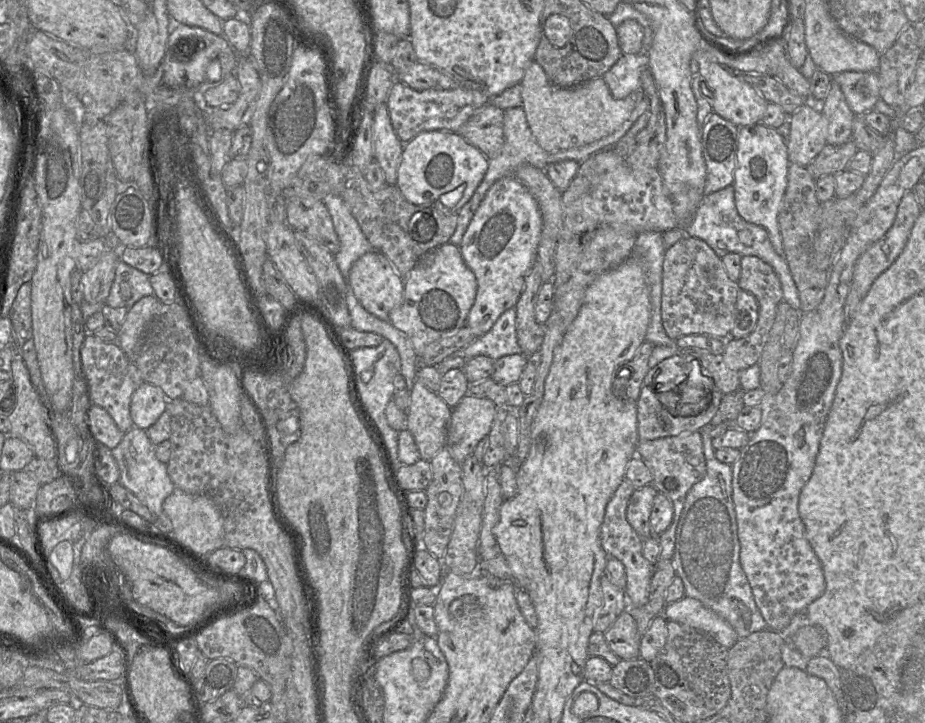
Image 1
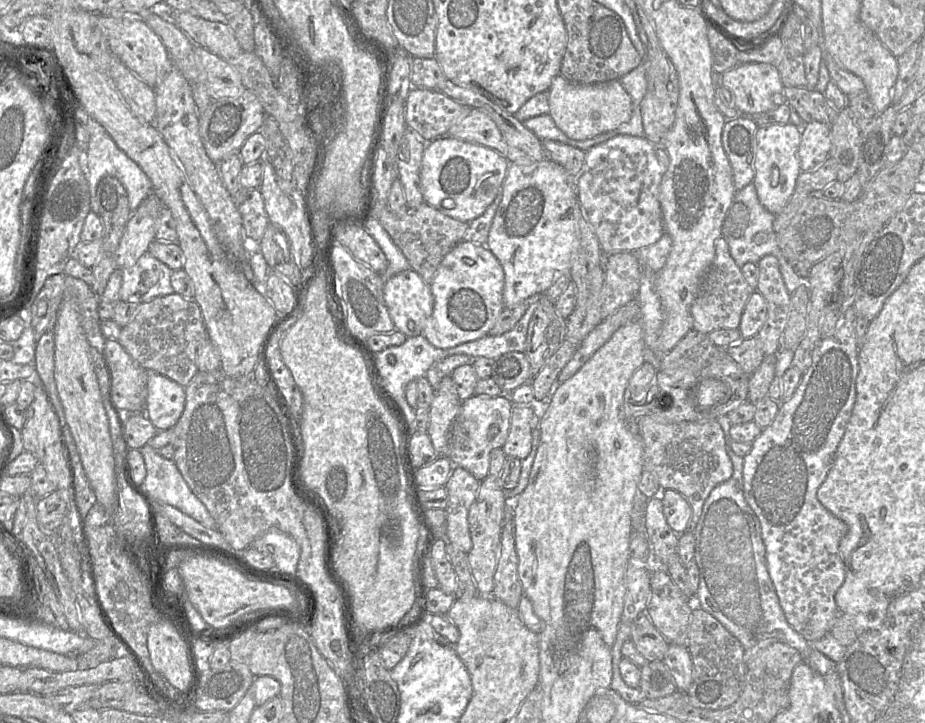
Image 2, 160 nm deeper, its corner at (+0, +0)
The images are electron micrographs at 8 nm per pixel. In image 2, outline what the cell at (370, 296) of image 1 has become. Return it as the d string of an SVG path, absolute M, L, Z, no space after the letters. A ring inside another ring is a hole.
M405 270L386 279L383 295L395 329L407 337L421 336L433 311L430 285L414 270Z

